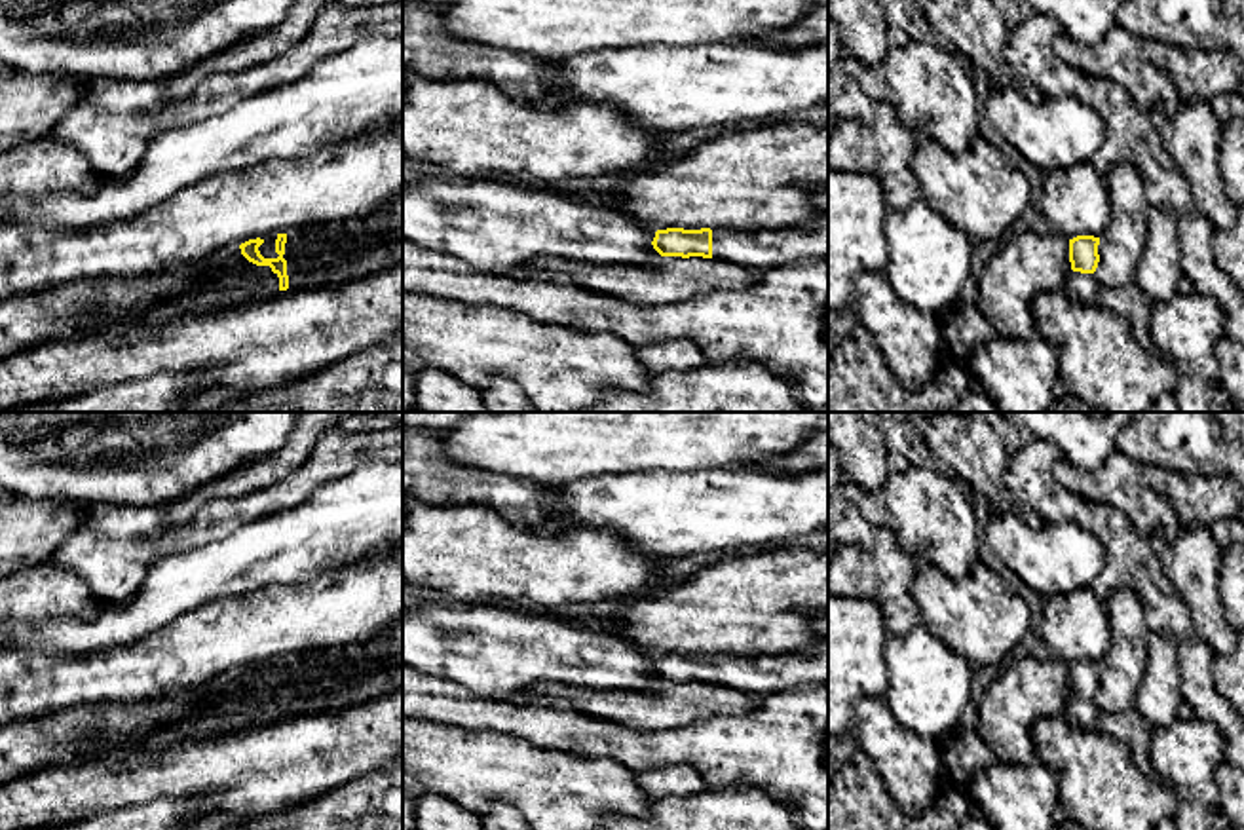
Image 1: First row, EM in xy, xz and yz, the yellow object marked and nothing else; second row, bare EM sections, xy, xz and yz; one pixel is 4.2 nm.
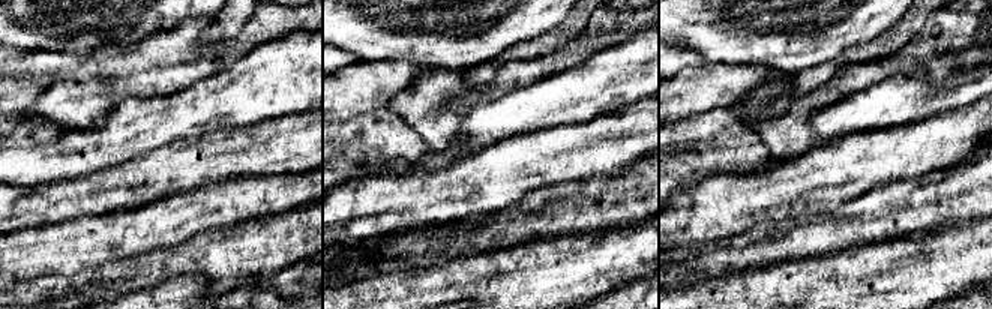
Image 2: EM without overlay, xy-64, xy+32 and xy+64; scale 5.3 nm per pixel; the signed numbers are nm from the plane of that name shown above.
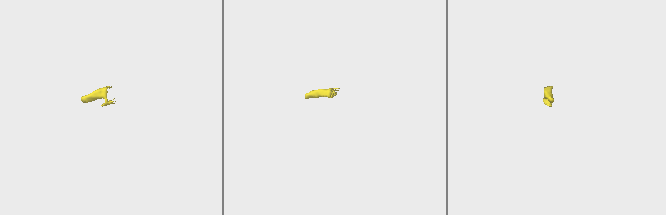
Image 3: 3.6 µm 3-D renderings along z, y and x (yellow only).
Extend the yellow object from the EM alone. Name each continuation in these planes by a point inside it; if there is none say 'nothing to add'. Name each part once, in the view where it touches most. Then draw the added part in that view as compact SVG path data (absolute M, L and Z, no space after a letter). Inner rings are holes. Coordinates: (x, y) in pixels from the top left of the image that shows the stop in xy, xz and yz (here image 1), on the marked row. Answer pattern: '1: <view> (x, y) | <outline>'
1: xz (766, 249) | M828 220L758 234L714 228L712 258L762 272L777 266L828 260Z
2: yz (1083, 287) | M1071 270L1064 291L1086 306L1098 304L1100 285L1098 285L1094 274L1081 274L1081 272Z

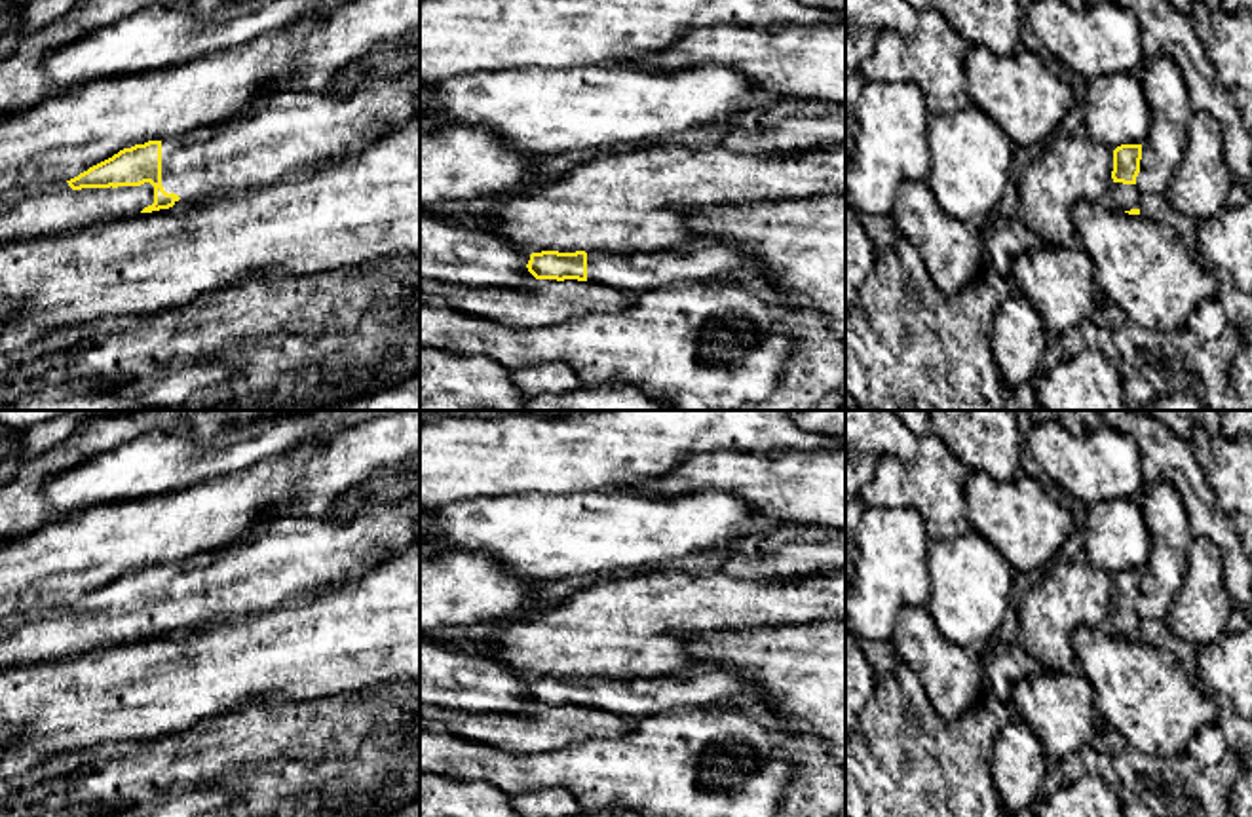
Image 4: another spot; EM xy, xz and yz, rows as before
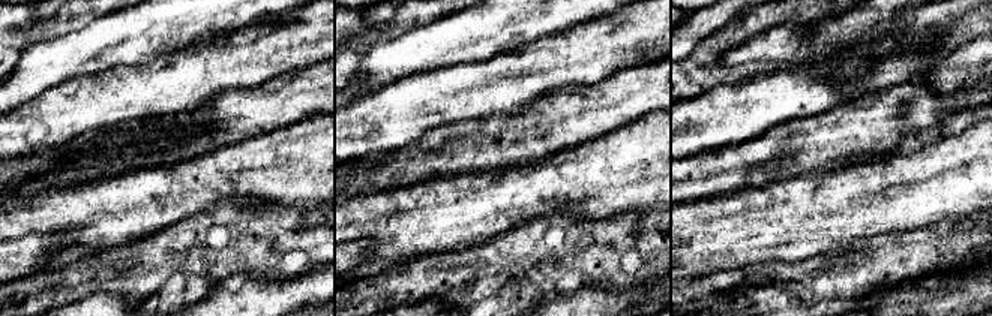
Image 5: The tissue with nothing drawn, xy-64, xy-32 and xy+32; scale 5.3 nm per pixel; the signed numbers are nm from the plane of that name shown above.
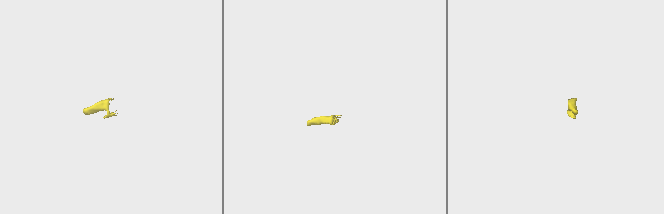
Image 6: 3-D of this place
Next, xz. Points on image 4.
1: xz (698, 263) | M716 241L633 256L612 256L602 251L587 253L587 281L636 294L686 283L707 283L720 274L737 274L743 279L754 274L754 268L754 258Z

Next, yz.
1: yz (1121, 196) | M1113 182L1108 201L1110 207L1119 211L1140 209L1140 190L1136 188L1136 184Z

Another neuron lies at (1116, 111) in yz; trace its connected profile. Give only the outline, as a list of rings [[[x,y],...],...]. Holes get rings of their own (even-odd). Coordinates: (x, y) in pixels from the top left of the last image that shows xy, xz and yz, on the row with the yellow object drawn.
[[[1115,72],[1087,82],[1085,129],[1110,150],[1121,144],[1144,144],[1153,116],[1148,93],[1136,72]]]

